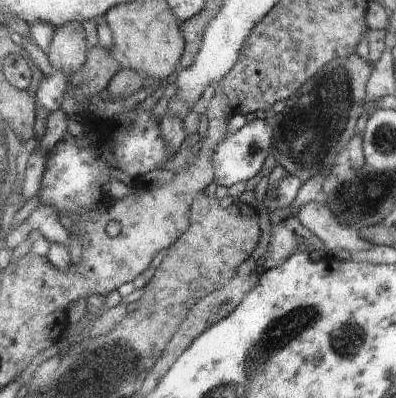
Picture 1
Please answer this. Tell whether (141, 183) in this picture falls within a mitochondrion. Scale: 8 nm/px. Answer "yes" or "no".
no

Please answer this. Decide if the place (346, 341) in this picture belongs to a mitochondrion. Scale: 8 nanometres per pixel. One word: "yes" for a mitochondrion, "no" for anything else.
yes

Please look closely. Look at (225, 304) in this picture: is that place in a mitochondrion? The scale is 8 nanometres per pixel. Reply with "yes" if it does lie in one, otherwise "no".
yes

